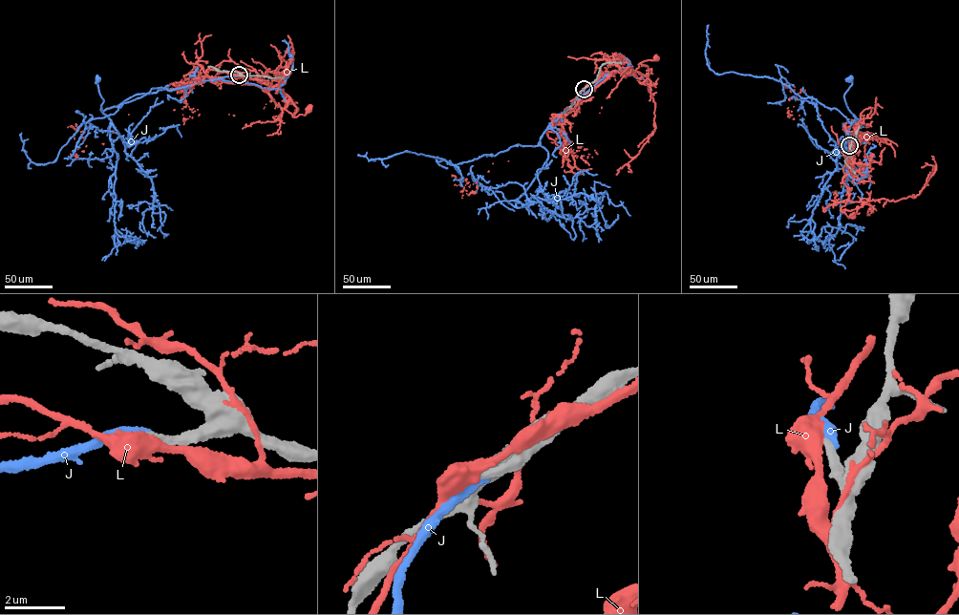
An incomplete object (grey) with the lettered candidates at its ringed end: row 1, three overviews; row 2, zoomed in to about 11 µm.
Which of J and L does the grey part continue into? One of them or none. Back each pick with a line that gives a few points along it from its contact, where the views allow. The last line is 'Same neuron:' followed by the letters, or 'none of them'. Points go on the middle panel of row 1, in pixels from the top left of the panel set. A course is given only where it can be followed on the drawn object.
J: Its course: (584, 89), (541, 137), (547, 158), (516, 199), (516, 207), (500, 191), (490, 194), (487, 189)
Same neuron: J

